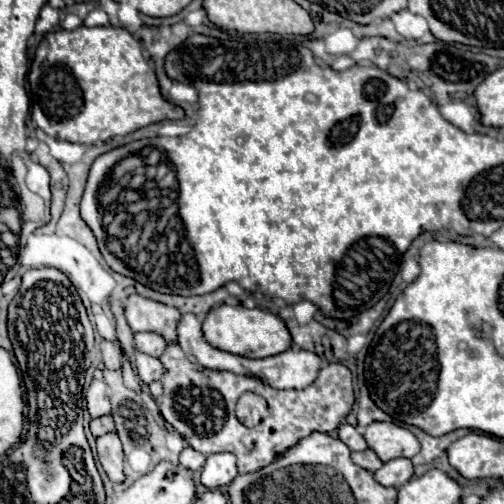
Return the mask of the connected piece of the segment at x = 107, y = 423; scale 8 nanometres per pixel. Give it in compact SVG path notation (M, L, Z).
M98 418L98 420L92 420L90 422L90 426L92 426L92 434L98 438L98 436L102 436L102 434L106 434L106 432L110 432L110 430L114 430L114 424L112 424L112 420L108 418Z

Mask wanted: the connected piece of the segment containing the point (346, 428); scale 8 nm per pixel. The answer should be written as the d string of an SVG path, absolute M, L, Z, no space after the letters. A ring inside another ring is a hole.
M342 424L342 426L338 428L338 438L340 438L350 450L366 450L366 448L368 448L368 444L366 444L366 440L362 438L362 434L360 434L354 426L350 426L350 424Z

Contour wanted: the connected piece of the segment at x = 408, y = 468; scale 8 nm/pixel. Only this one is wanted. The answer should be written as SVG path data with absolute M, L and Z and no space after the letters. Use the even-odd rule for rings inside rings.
M396 458L386 462L380 470L374 472L374 480L382 486L402 486L414 476L414 466L408 458Z

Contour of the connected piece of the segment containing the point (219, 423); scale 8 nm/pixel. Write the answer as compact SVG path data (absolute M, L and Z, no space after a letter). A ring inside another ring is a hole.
M178 344L166 348L160 356L164 364L164 374L160 378L164 386L160 412L168 424L198 452L214 454L214 452L232 452L238 458L238 470L254 472L264 464L270 464L284 448L296 444L296 440L316 432L332 432L336 430L348 416L354 404L352 390L352 374L342 364L324 364L318 372L318 378L304 390L276 390L262 384L256 378L236 376L232 372L216 372L204 370L190 360L186 360L184 352ZM244 392L254 392L266 398L268 402L268 418L254 428L246 428L236 420L234 406Z

